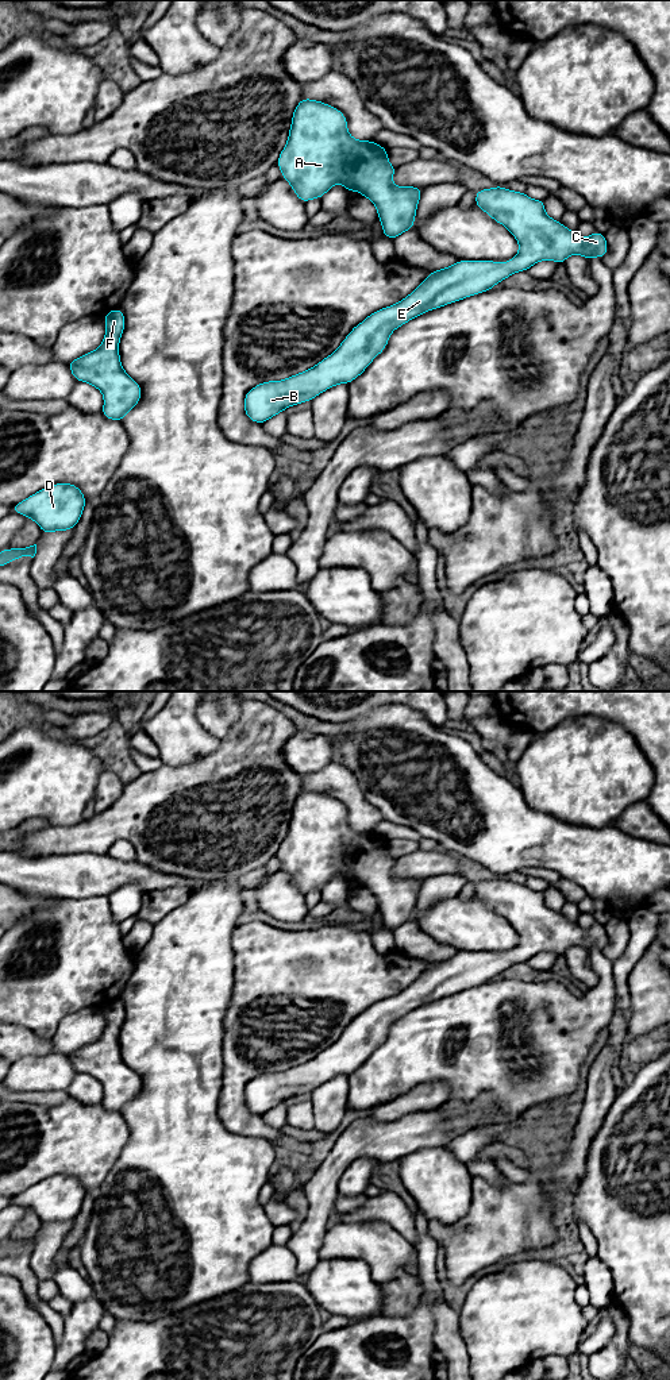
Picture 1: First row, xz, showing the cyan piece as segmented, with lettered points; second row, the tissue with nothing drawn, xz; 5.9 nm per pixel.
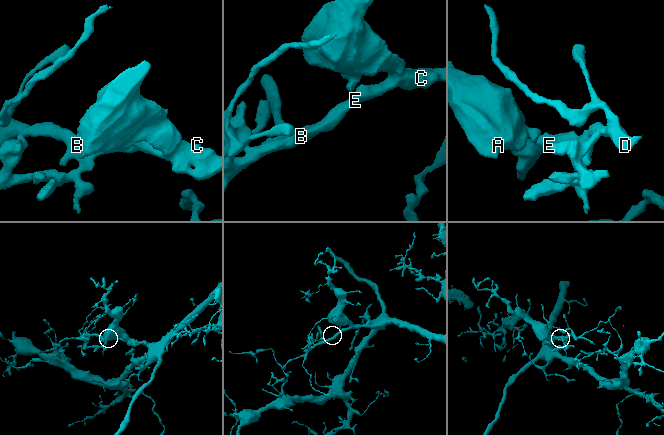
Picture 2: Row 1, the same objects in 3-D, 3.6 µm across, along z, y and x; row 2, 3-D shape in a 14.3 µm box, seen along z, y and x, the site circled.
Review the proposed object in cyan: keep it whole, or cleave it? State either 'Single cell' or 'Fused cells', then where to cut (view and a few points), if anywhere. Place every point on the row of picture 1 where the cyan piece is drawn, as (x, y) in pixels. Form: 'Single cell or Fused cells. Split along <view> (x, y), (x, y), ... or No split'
Single cell. No split

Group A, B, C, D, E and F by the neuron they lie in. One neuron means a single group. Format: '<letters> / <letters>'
A B C D E F

